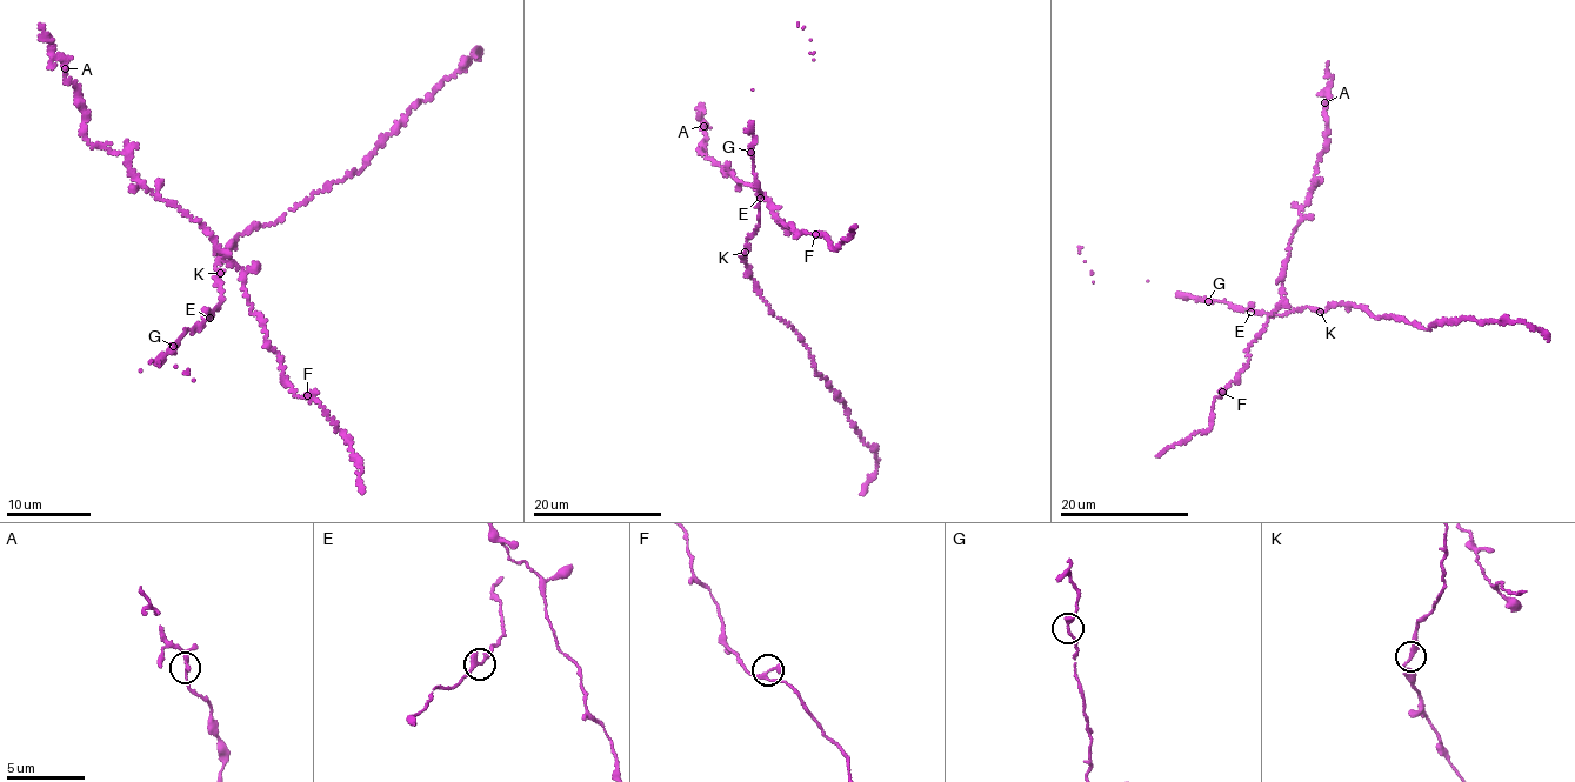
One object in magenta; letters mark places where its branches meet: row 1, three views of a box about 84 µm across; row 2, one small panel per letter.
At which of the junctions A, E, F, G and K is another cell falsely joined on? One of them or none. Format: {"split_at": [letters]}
{"split_at": []}

